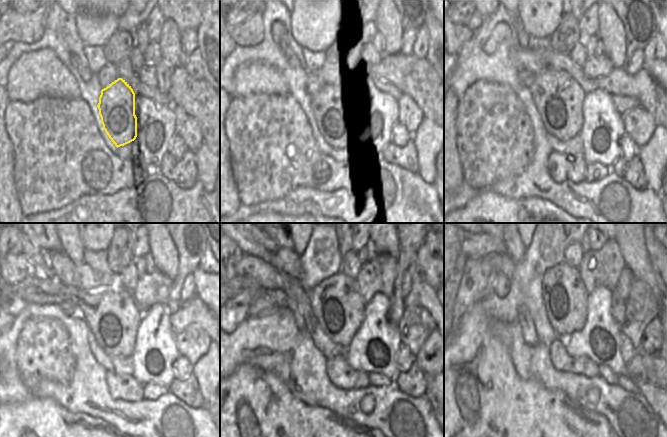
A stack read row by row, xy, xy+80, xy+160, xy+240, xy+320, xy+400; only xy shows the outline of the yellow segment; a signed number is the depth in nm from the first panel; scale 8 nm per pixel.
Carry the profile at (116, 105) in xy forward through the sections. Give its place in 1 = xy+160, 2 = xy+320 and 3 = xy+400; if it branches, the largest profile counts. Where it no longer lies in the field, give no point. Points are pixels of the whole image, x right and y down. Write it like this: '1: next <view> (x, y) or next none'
1: next xy+160 (558, 98)
2: next xy+320 (336, 303)
3: next xy+400 (564, 297)

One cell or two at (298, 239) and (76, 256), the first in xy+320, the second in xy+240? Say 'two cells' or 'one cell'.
one cell

